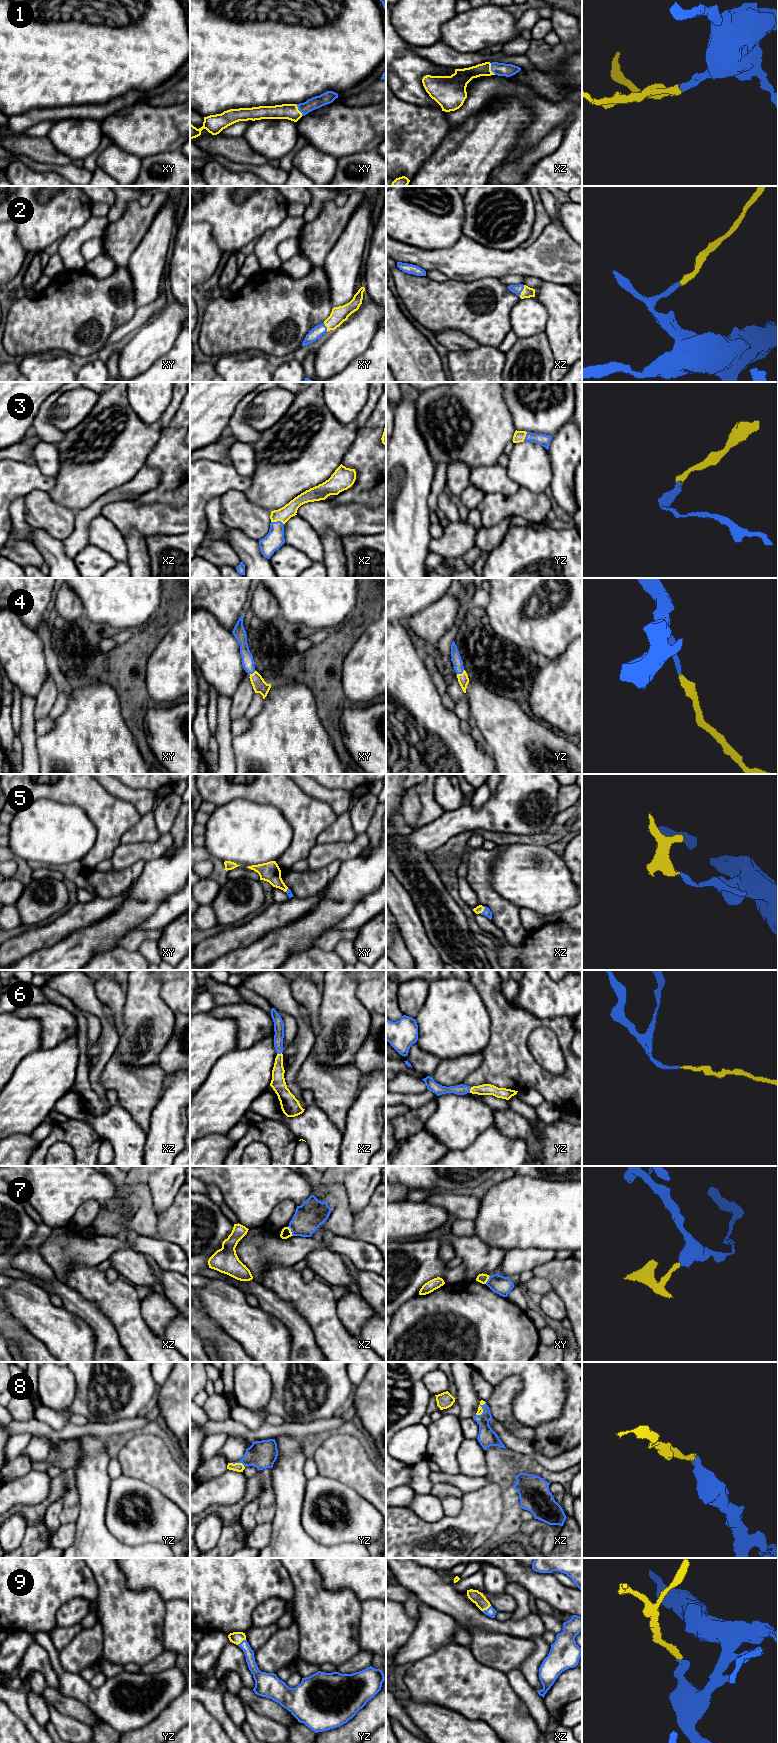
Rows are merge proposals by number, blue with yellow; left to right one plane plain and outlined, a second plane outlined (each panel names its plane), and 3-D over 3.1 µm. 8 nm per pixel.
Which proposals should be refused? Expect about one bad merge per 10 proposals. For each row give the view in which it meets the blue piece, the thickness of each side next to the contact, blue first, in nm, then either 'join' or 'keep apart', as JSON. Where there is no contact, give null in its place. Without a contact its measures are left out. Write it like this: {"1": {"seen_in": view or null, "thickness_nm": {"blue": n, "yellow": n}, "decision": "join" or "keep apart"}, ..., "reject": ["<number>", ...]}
{"1": {"seen_in": "xy", "thickness_nm": {"blue": 100, "yellow": 130}, "decision": "join"}, "2": {"seen_in": "xz", "thickness_nm": {"blue": 80, "yellow": 90}, "decision": "join"}, "3": {"seen_in": "xz", "thickness_nm": {"blue": 150, "yellow": 120}, "decision": "join"}, "4": {"seen_in": "yz", "thickness_nm": {"blue": 80, "yellow": 90}, "decision": "join"}, "5": {"seen_in": "xz", "thickness_nm": {"blue": 60, "yellow": 60}, "decision": "join"}, "6": {"seen_in": "yz", "thickness_nm": {"blue": 90, "yellow": 100}, "decision": "join"}, "7": {"seen_in": "xz", "thickness_nm": {"blue": 220, "yellow": 80}, "decision": "keep apart"}, "8": {"seen_in": "xz", "thickness_nm": {"blue": 150, "yellow": 50}, "decision": "join"}, "9": {"seen_in": "xz", "thickness_nm": {"blue": 80, "yellow": 100}, "decision": "join"}, "reject": ["7"]}

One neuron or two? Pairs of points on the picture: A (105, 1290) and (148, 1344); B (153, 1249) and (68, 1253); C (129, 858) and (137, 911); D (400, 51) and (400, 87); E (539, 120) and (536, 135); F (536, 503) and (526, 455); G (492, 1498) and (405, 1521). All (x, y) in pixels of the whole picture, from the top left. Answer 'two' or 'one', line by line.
A: one
B: one
C: two
D: one
E: one
F: two
G: one

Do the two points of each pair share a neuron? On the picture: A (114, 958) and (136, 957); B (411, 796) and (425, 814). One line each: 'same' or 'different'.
A: same
B: different

